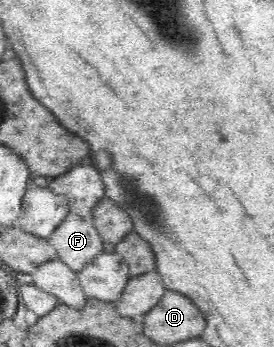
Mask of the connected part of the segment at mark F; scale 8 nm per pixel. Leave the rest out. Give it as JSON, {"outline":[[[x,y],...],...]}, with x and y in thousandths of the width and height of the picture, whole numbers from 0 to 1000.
{"outline":[[[248,614],[172,692],[204,715],[208,744],[277,787],[380,729],[376,686],[343,651],[339,631],[270,614]]]}

